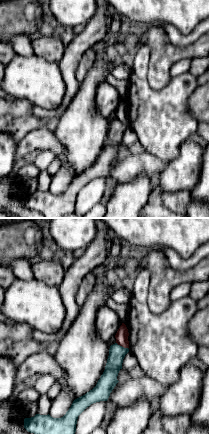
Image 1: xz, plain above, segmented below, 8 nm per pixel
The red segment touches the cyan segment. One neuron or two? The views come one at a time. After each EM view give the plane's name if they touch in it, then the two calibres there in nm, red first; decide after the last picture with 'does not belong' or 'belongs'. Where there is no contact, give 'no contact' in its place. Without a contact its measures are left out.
contact in xz; calibres 100 and 130 nm

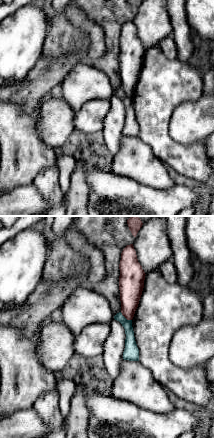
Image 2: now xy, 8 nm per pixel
contact in xy; calibres 180 and 100 nm

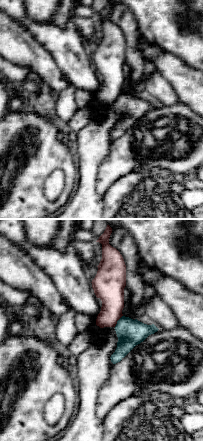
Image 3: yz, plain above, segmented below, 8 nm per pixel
contact in yz; calibres 220 and 220 nm

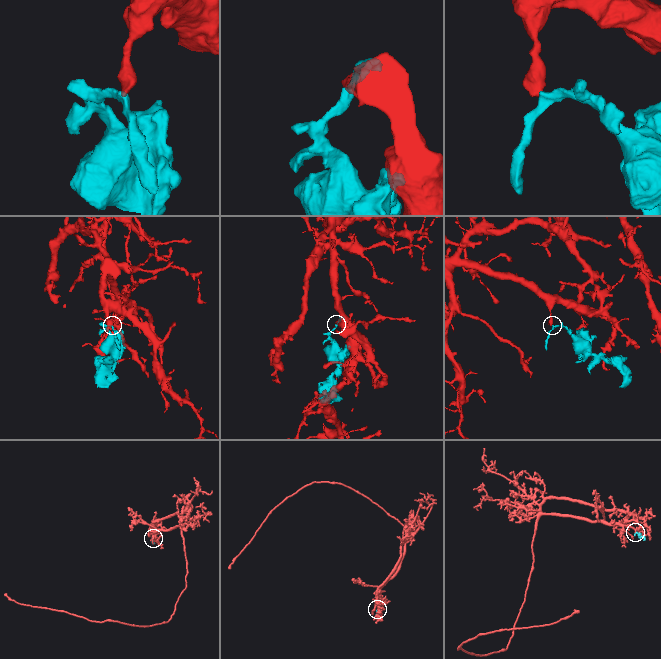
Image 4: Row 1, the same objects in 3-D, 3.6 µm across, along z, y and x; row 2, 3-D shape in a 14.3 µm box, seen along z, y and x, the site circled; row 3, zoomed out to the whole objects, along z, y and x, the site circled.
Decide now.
does not belong

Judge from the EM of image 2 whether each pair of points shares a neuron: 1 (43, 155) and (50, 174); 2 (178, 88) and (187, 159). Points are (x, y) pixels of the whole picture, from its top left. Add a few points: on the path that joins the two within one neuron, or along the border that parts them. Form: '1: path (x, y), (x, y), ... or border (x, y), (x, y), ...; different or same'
1: border (56, 165), (43, 169), (32, 182); different
2: path (162, 106), (162, 137), (169, 144); same

